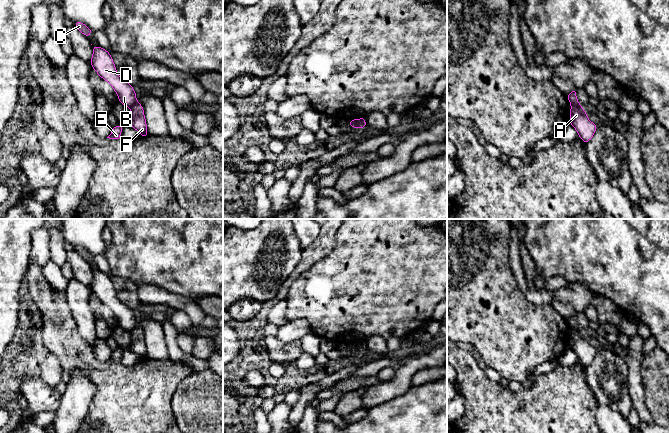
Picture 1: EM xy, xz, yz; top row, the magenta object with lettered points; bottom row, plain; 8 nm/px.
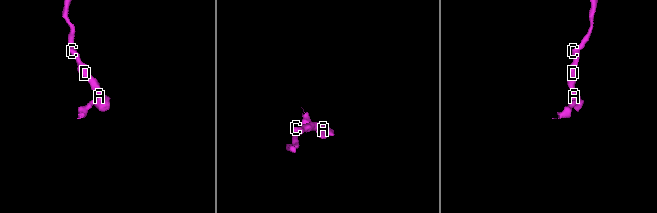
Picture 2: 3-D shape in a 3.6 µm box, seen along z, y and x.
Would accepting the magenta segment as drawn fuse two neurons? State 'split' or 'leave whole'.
split

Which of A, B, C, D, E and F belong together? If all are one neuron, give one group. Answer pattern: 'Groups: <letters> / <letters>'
Groups: A E F / B C D

